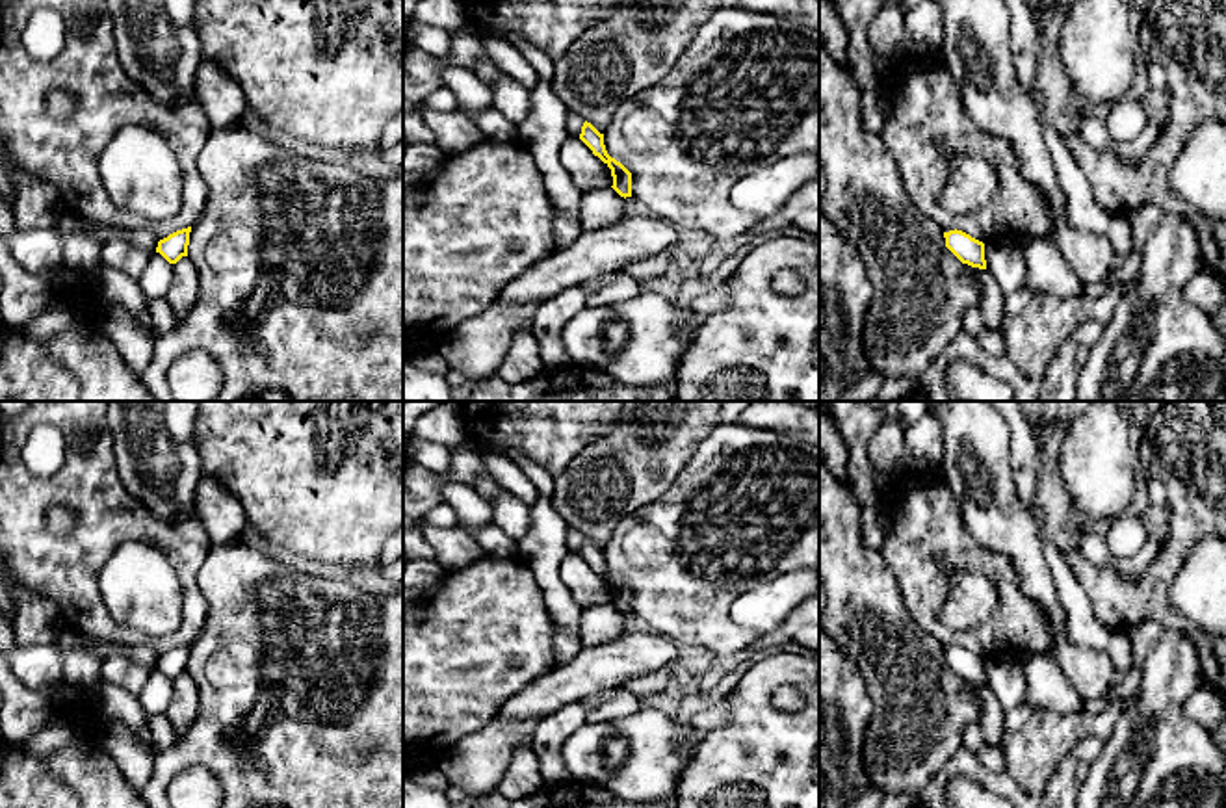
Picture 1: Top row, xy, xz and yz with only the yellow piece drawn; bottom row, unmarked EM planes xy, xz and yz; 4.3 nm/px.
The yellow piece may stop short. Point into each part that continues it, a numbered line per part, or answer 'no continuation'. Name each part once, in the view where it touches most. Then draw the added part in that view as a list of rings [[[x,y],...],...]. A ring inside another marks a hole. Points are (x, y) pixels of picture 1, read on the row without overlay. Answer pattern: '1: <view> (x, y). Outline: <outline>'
no continuation

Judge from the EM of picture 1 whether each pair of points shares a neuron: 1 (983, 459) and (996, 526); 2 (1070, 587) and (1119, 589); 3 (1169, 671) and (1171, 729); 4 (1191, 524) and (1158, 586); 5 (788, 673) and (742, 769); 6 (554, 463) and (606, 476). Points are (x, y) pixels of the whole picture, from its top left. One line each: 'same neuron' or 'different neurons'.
1: same neuron
2: different neurons
3: same neuron
4: same neuron
5: same neuron
6: different neurons

